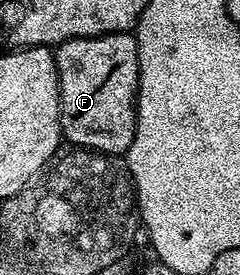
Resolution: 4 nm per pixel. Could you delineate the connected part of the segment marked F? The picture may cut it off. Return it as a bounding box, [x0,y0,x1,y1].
[57,31,138,156]

